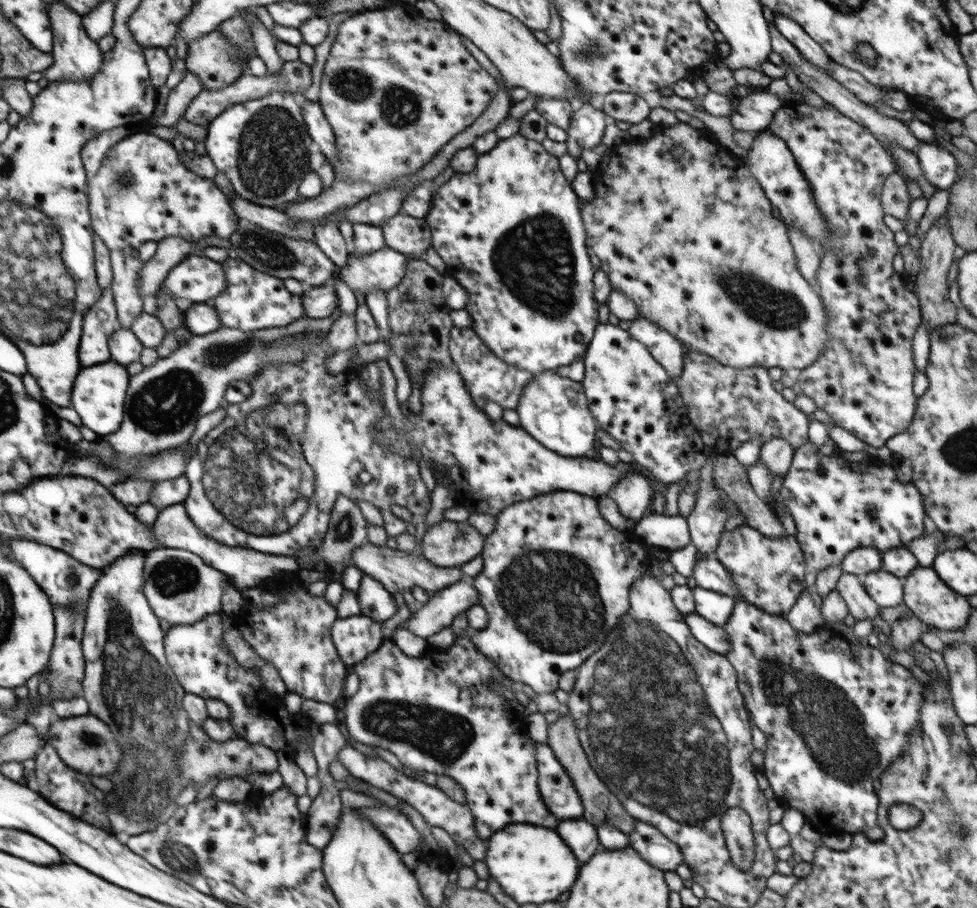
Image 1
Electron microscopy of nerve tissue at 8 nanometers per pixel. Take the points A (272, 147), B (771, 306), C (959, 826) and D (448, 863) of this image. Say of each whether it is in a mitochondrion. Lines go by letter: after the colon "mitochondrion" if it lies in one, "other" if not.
A: mitochondrion
B: mitochondrion
C: mitochondrion
D: other

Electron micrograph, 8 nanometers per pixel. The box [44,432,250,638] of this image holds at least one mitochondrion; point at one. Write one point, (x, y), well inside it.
(172, 576)

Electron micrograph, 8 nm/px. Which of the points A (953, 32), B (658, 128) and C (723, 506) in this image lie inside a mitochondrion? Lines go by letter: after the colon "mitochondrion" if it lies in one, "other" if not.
A: other
B: other
C: other

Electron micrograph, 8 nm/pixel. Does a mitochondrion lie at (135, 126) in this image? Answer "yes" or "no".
no

